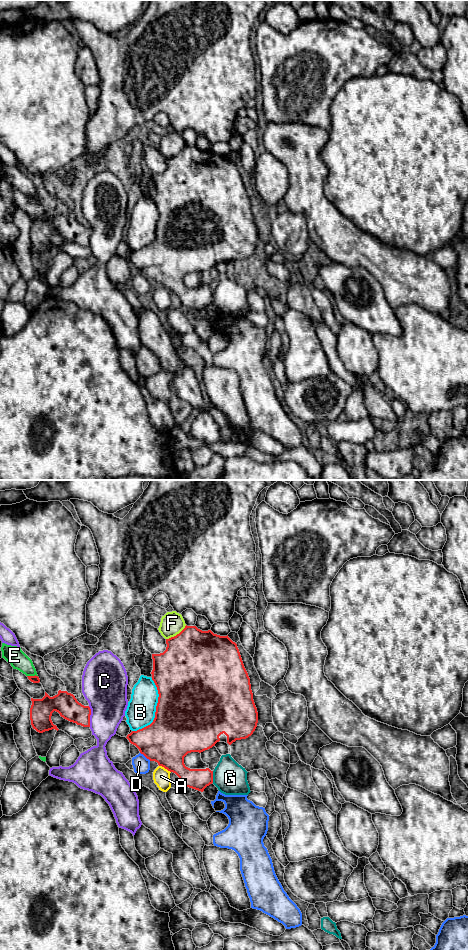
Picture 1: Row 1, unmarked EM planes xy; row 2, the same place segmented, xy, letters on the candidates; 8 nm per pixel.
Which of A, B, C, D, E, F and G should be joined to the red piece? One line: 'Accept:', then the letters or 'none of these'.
Accept: none of these

